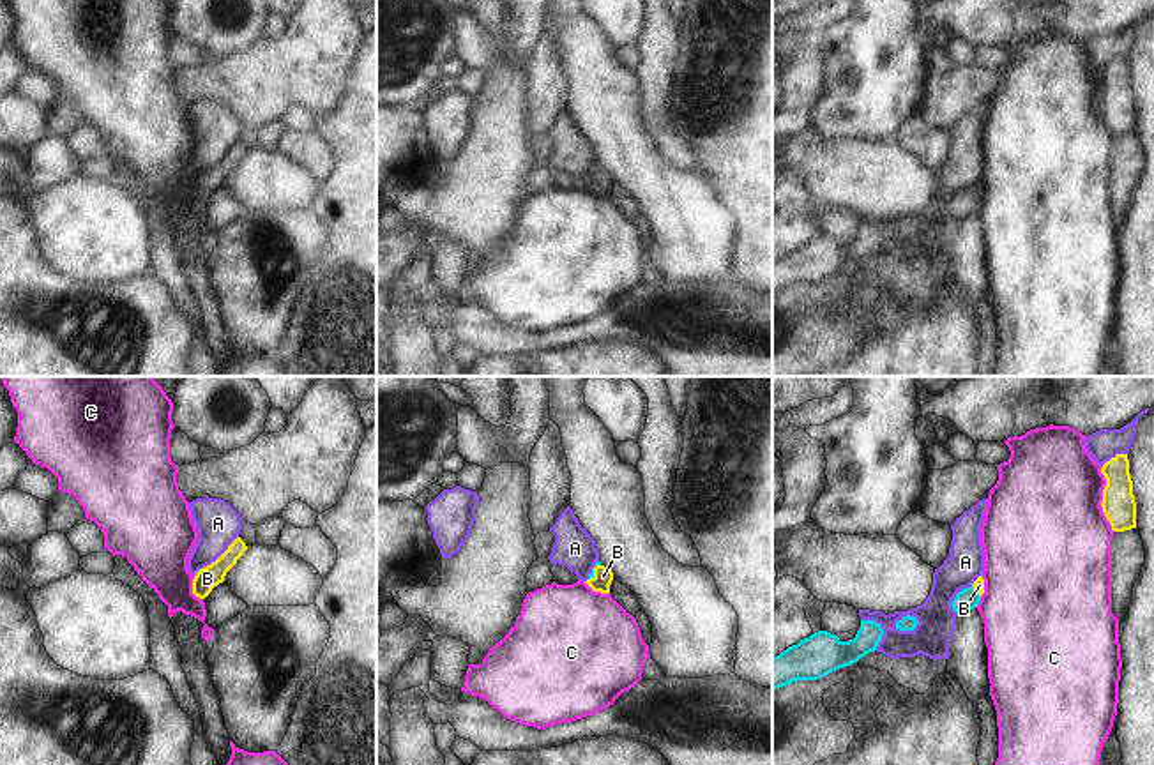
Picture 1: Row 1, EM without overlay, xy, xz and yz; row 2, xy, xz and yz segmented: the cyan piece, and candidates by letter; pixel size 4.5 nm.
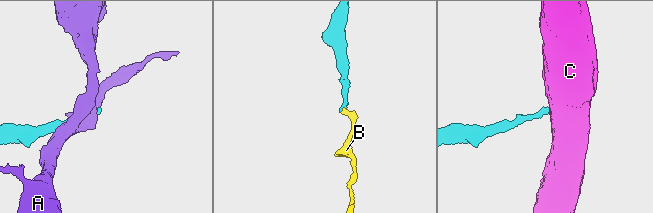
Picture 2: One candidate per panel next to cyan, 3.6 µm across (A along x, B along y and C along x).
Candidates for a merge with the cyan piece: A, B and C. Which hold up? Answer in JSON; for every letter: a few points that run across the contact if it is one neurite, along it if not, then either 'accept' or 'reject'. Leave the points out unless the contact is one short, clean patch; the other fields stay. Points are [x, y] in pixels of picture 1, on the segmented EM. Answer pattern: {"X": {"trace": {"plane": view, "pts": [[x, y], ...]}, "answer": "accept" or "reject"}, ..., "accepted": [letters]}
{"A": {"answer": "reject"}, "B": {"trace": {"plane": "xz", "pts": [[591, 575], [592, 575], [603, 576]]}, "answer": "accept"}, "C": {"trace": {"plane": "yz", "pts": [[981, 596], [976, 606]]}, "answer": "reject"}, "accepted": ["B"]}

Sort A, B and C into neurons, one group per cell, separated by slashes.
A / B / C

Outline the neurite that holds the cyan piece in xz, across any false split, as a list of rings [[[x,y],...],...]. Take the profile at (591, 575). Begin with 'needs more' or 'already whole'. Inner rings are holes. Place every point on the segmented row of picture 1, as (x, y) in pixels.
needs more | [[[597,560],[596,567],[592,569],[585,583],[594,592],[610,594],[611,581],[613,581],[613,572]]]

